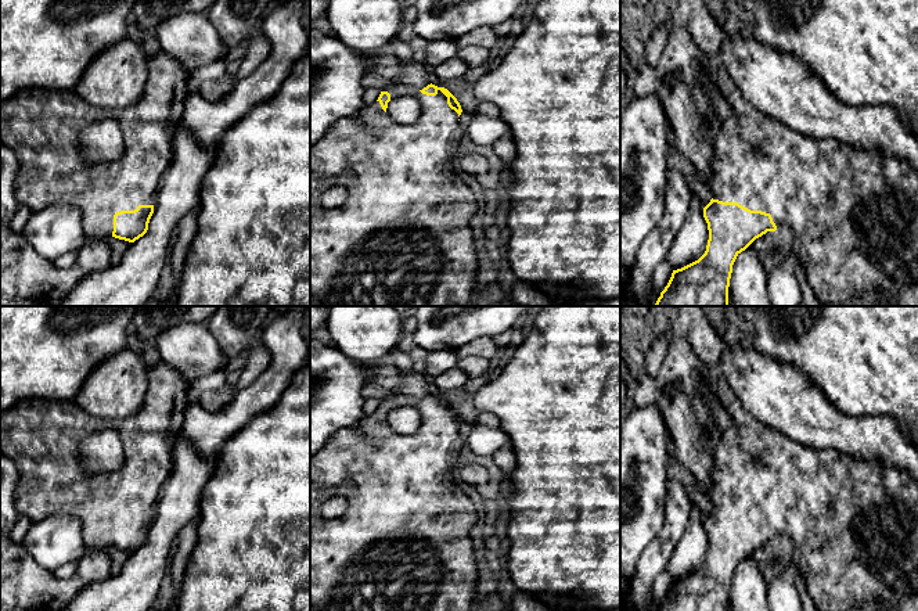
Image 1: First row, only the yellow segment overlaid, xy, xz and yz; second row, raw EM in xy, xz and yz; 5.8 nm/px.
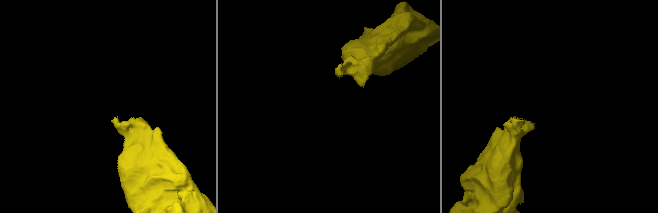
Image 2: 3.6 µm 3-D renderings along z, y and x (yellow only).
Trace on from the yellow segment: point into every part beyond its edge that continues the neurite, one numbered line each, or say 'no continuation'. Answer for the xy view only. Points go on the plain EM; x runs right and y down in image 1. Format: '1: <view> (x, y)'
1: xy (40, 435)

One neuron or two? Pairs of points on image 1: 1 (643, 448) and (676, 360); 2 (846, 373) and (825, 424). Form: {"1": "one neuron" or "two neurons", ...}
{"1": "two neurons", "2": "two neurons"}

